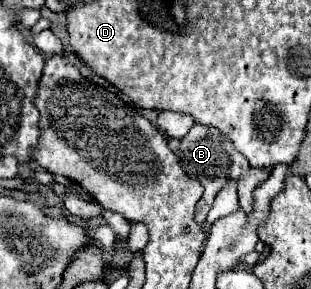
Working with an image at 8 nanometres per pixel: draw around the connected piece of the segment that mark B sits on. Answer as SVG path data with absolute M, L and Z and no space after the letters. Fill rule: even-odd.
M194 123L194 127L188 131L186 137L180 139L180 165L188 177L198 179L204 187L204 195L196 205L196 223L204 223L206 215L216 199L216 195L222 191L228 179L238 181L244 173L248 173L250 165L248 159L232 145L232 141L222 135L216 127L206 127L202 123Z

